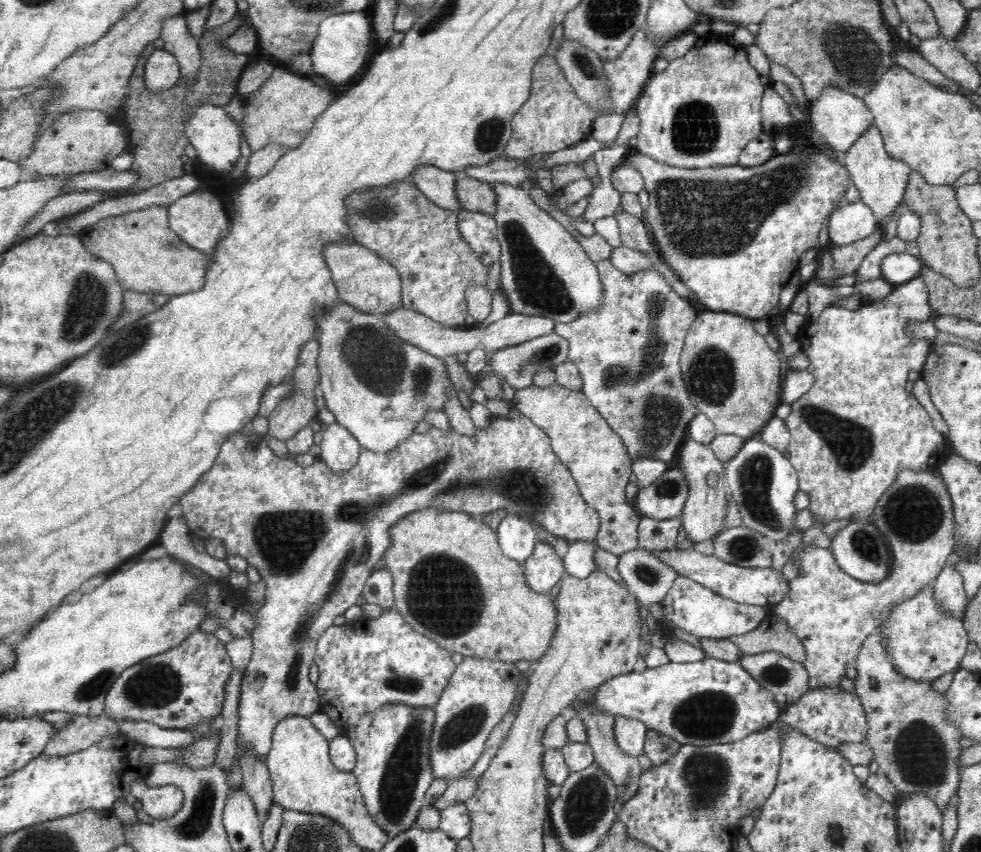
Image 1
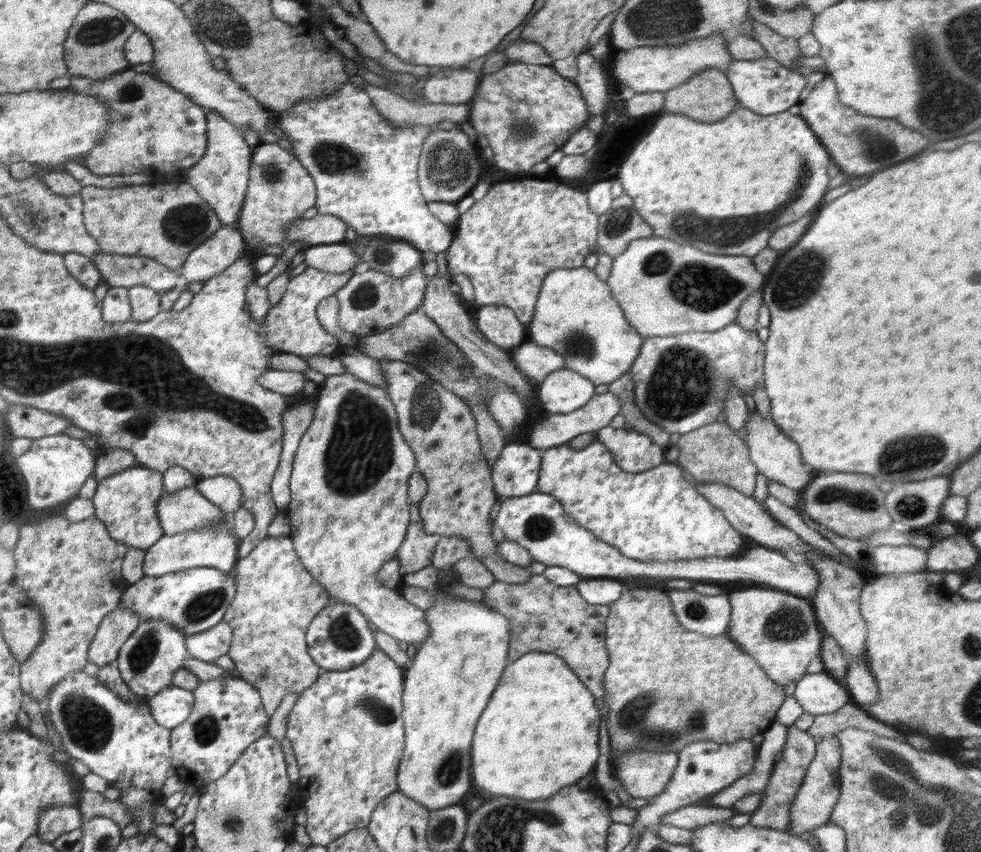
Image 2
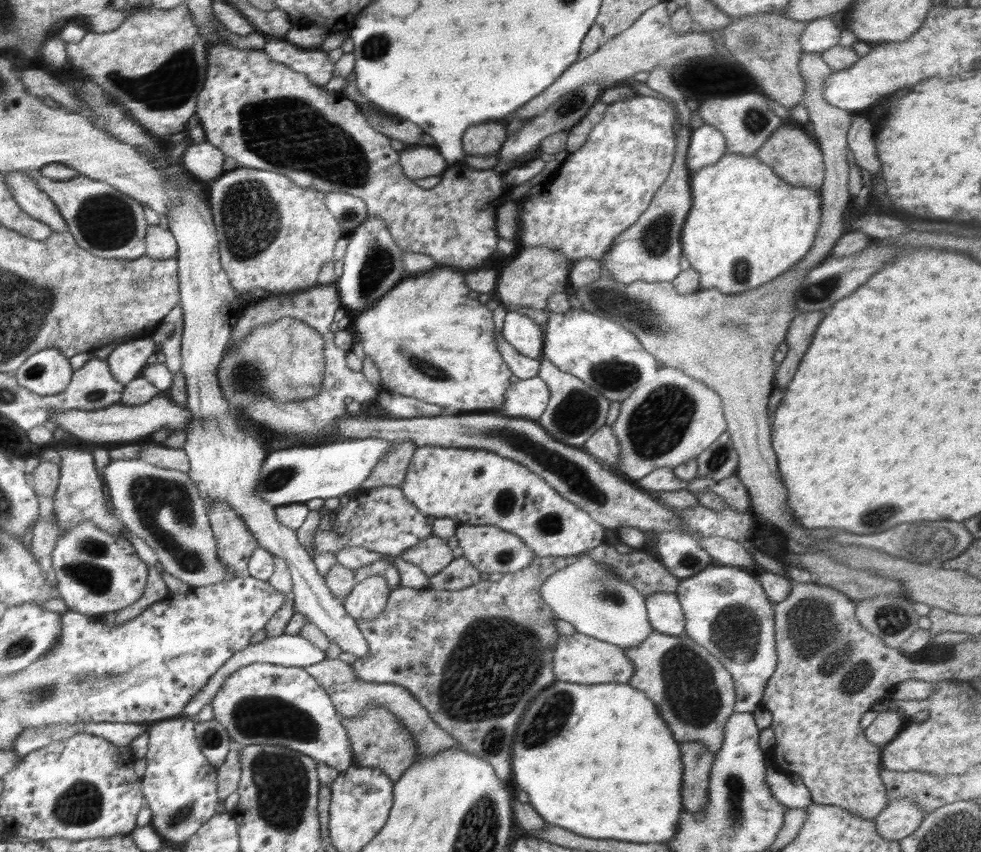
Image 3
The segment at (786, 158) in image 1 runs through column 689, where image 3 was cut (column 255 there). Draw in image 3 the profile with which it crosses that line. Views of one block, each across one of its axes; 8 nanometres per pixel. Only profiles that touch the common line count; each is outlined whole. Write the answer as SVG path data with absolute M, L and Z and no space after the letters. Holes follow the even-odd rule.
M236 167L234 170L223 172L212 184L210 188L210 197L207 199L209 208L213 216L213 223L215 224L216 236L218 237L218 248L220 253L220 265L228 280L231 282L233 292L241 300L246 301L252 290L264 289L269 294L296 294L300 291L307 291L308 289L319 285L318 273L322 269L324 263L334 260L334 246L339 238L346 235L343 228L338 224L334 215L328 210L326 204L324 204L325 193L316 189L304 188L298 186L295 182L292 182L288 177L283 174L271 170L249 169L248 167Z

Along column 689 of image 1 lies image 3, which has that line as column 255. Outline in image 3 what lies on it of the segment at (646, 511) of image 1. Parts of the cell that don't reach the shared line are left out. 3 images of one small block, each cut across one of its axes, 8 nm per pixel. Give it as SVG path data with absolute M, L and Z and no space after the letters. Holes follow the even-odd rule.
M381 438L337 440L330 444L301 445L272 452L266 456L255 494L260 501L280 507L307 503L312 499L341 497L362 485L370 476L380 456L390 449L390 442Z

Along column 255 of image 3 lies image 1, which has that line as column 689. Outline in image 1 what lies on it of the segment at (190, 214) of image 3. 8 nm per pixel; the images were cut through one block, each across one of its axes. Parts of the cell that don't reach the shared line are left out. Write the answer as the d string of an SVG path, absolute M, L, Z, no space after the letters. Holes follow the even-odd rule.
M688 435L684 438L679 453L678 467L684 472L688 489L690 489L685 508L680 514L681 529L696 544L716 537L723 530L729 502L727 495L730 494L724 476L726 462L716 457L709 444L696 442Z

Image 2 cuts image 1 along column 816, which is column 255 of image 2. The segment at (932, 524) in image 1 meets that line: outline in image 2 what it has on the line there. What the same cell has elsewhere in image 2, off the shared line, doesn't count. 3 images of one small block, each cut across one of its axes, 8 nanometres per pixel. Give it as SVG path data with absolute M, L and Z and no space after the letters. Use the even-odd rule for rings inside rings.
M286 535L266 537L246 558L238 560L233 569L236 571L236 594L223 616L223 622L232 628L233 633L227 654L232 658L239 677L258 689L266 714L271 717L289 692L302 692L310 688L322 673L322 668L309 655L305 637L308 626L330 598L302 567L294 553L292 541Z

